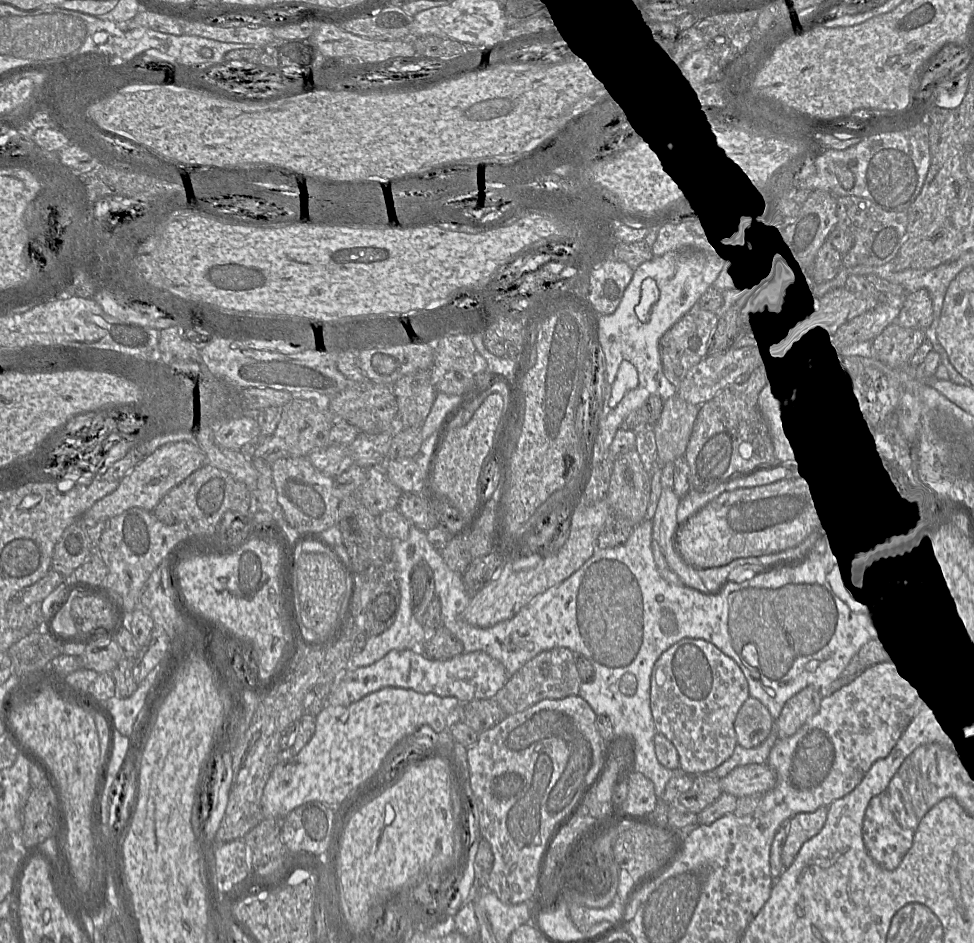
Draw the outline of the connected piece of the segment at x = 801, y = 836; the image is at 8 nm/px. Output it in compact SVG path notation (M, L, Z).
M821 808L813 813L797 815L783 825L787 834L781 854L783 871L792 865L803 844L819 833L826 816L827 808Z

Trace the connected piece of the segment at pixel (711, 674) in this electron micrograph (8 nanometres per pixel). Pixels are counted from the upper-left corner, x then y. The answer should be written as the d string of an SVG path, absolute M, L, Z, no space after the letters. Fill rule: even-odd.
M681 639L655 662L650 689L650 706L656 731L674 745L679 755L679 768L687 775L711 772L730 758L737 745L734 721L749 697L746 678L733 659L704 639Z

